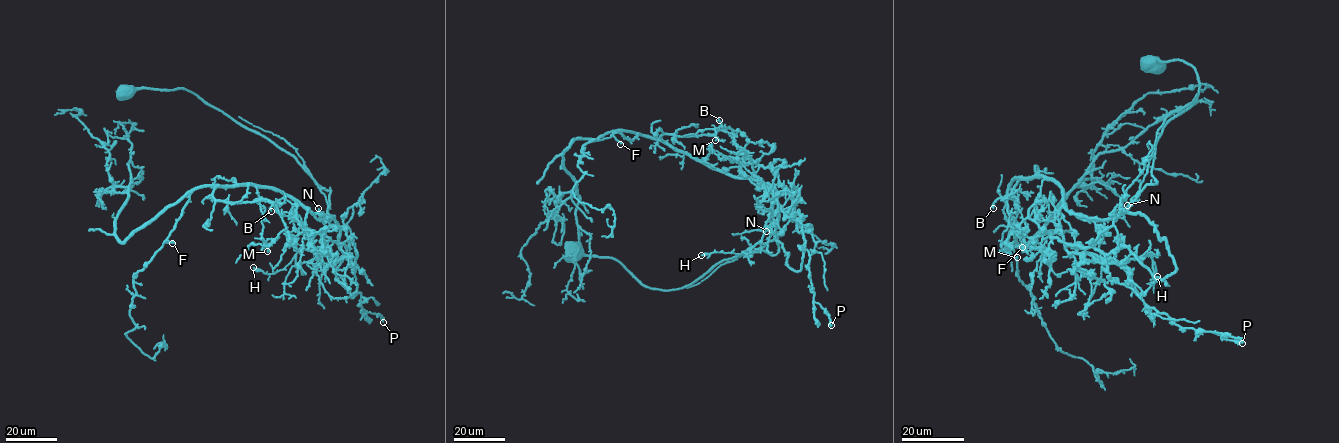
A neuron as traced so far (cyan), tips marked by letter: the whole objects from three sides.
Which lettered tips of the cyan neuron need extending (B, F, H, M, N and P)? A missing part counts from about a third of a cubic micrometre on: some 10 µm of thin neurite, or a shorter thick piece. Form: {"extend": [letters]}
{"extend": ["B", "F", "H"]}

